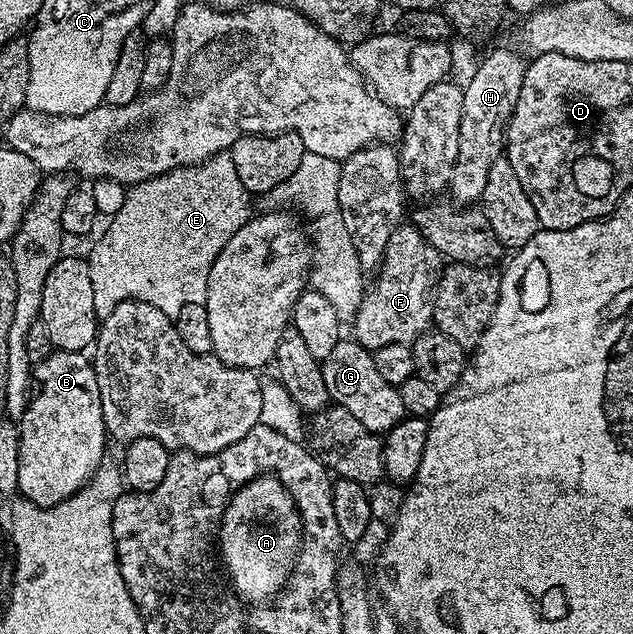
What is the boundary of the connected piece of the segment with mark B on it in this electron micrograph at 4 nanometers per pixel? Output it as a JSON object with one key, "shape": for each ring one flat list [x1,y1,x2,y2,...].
{"shape":[[53,351,50,356,44,358,39,364,33,365,32,368,32,387,30,389,30,404,26,408,26,413,21,418,18,429,18,449,20,450,20,470,18,471,18,491,25,499,32,501,36,506,41,508,51,508,60,502,64,502,69,496,74,496,79,489,85,487,87,481,94,476,94,471,101,467,104,462,102,454,108,445,108,433,104,414,102,413,102,399,100,398,100,386,96,378,91,357,86,352,59,352]]}

